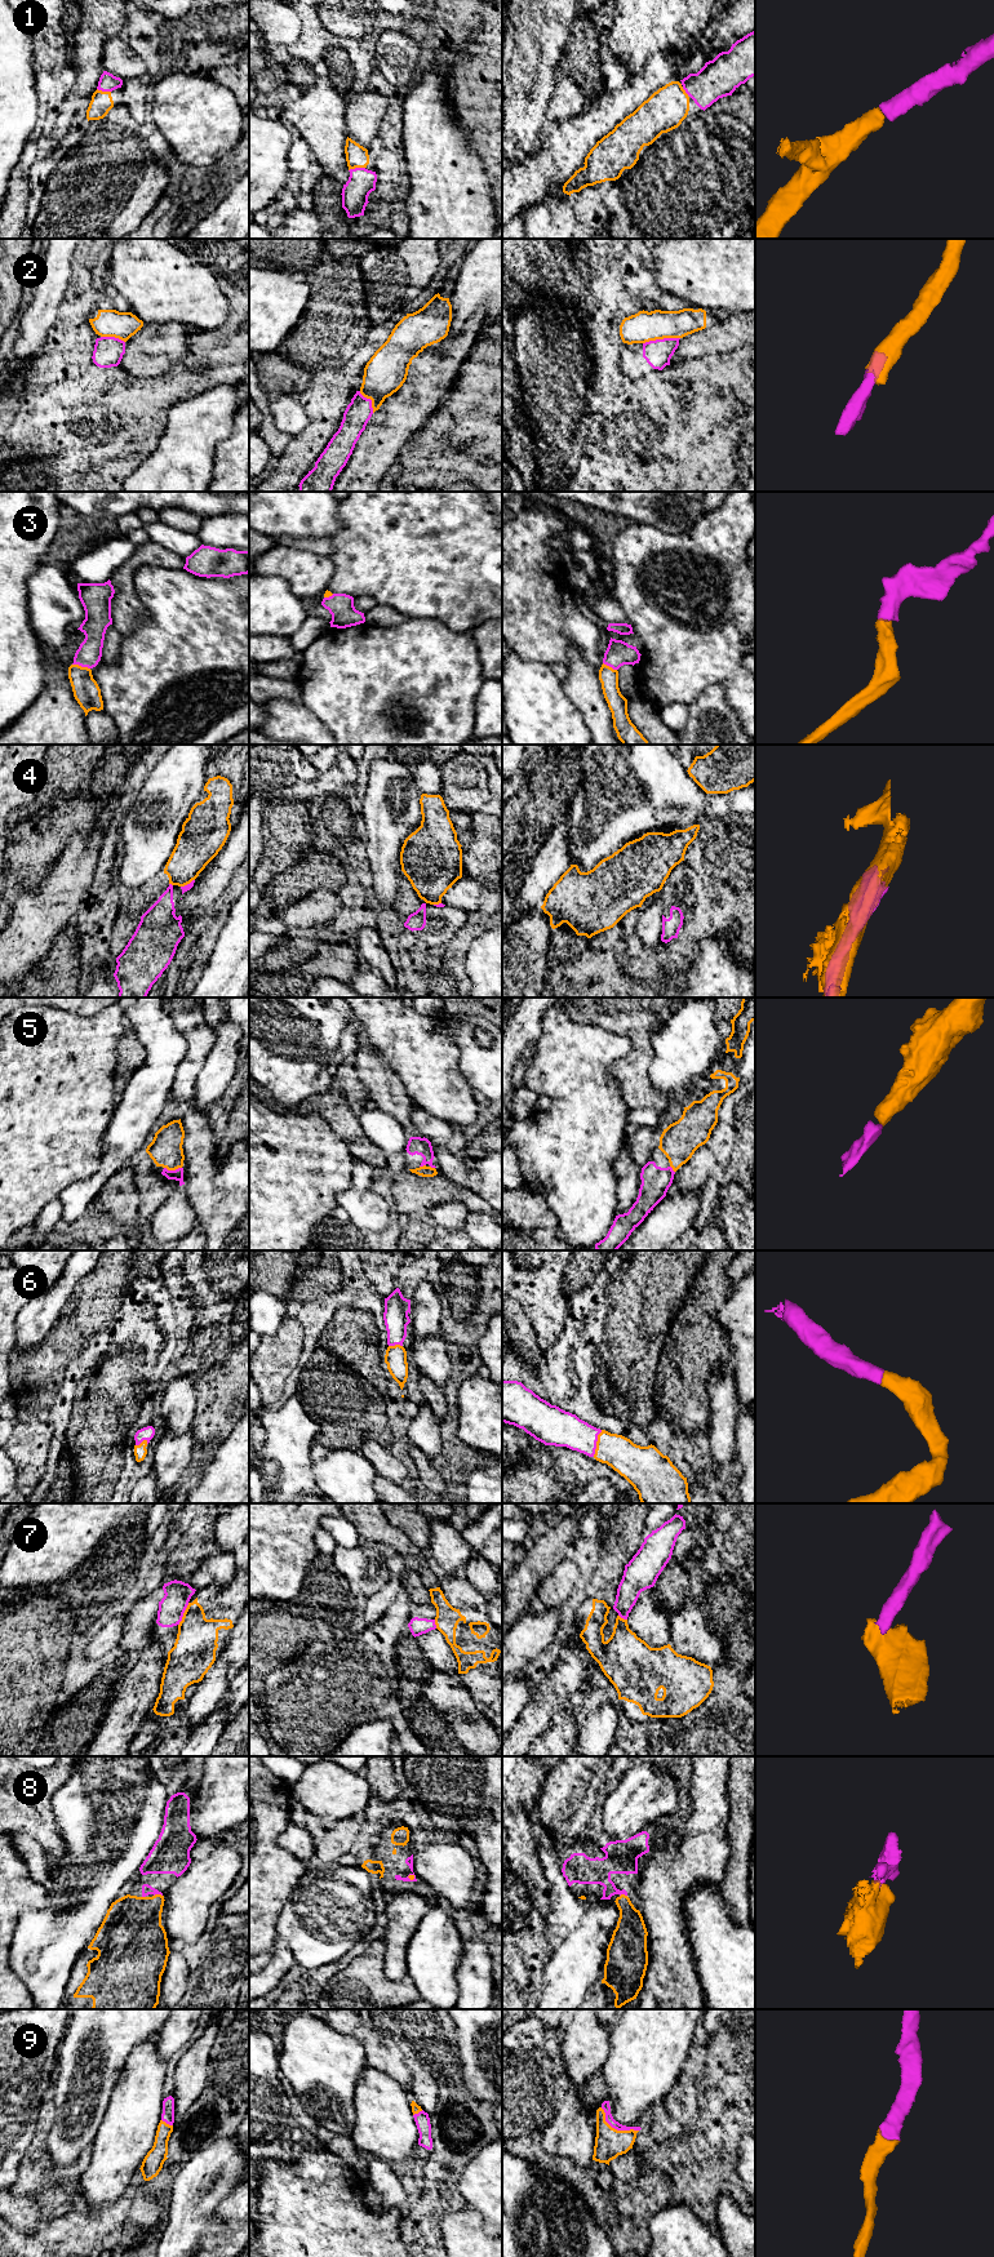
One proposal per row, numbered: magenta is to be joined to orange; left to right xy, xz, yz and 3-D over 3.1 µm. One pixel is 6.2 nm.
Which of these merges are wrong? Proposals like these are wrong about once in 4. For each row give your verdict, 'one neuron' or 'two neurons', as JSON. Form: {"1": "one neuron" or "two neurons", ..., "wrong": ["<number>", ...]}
{"1": "one neuron", "2": "two neurons", "3": "one neuron", "4": "two neurons", "5": "one neuron", "6": "one neuron", "7": "two neurons", "8": "one neuron", "9": "one neuron", "wrong": ["2", "4", "7"]}

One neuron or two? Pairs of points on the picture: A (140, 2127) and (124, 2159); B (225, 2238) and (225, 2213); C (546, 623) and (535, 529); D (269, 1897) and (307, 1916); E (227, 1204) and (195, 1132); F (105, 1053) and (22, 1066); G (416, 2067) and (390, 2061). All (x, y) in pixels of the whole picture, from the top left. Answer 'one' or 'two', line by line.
A: one
B: one
C: one
D: two
E: one
F: one
G: two

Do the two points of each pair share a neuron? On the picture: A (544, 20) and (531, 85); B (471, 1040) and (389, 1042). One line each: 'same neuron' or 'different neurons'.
A: same neuron
B: different neurons

